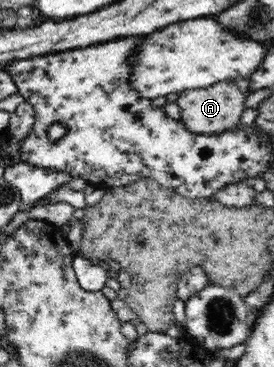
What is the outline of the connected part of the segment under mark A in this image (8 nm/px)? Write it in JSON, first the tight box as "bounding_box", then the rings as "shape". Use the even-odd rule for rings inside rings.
{"bounding_box":[176,81,246,134],"shape":[[[221,81],[207,88],[196,88],[182,91],[176,105],[180,107],[179,119],[184,122],[185,128],[194,133],[219,134],[239,124],[245,106],[246,93],[239,89],[235,81]]]}

